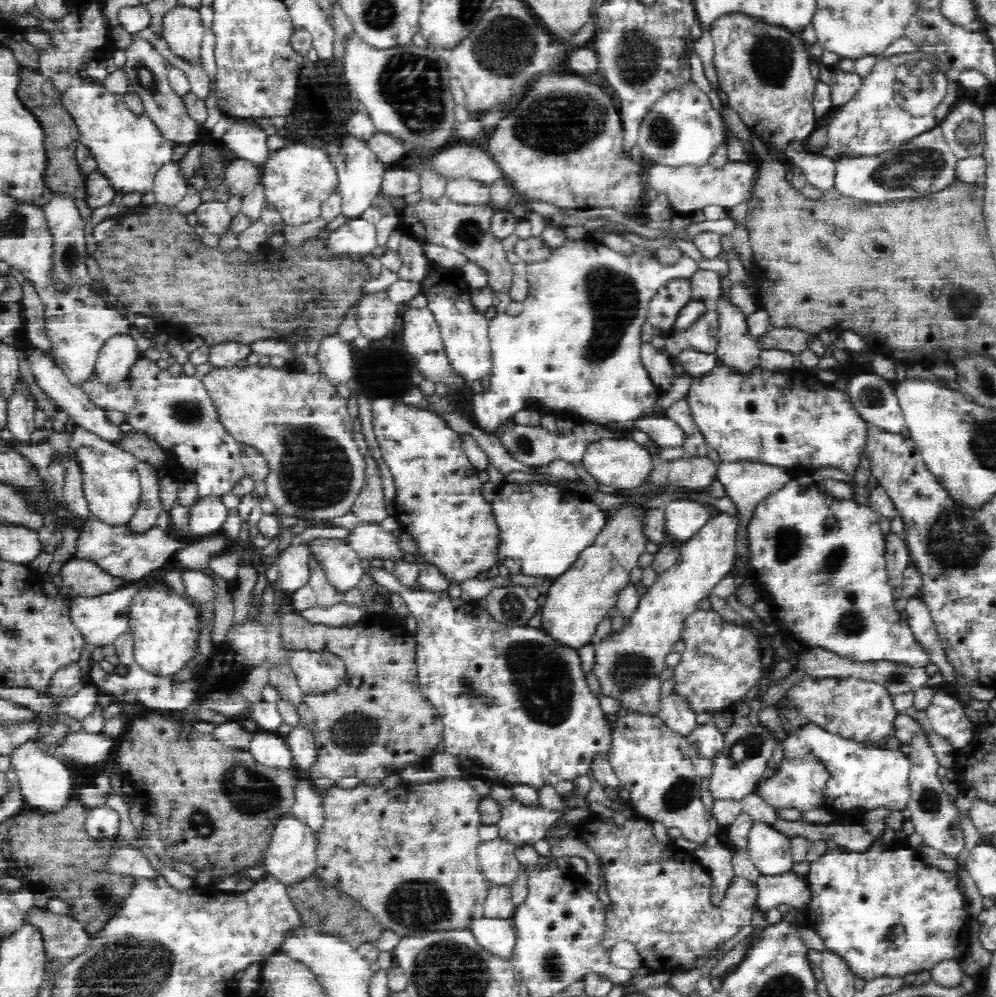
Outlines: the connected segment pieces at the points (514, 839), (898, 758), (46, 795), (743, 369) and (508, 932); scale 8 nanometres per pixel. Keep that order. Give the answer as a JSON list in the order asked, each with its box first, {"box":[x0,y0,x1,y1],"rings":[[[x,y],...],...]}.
[{"box":[494,798,572,847],"rings":[[[513,798],[494,800],[494,803],[500,807],[500,819],[495,824],[498,837],[517,847],[532,846],[544,839],[556,820],[562,819],[572,809],[550,810],[535,804],[526,806]]]},{"box":[782,721,911,825],"rings":[[[807,721],[800,725],[796,732],[784,738],[782,752],[786,759],[814,759],[824,767],[828,780],[820,794],[820,808],[825,809],[836,822],[845,821],[852,825],[864,825],[864,816],[877,809],[886,809],[886,813],[902,812],[909,808],[911,792],[909,789],[910,760],[900,750],[888,750],[883,746],[876,747],[863,741],[846,740],[844,737],[827,732],[819,724]]]},{"box":[10,741,74,815],"rings":[[[29,741],[10,756],[11,765],[20,782],[20,792],[24,796],[28,811],[34,811],[40,815],[52,815],[60,812],[74,798],[74,780],[72,769],[59,756],[48,756],[38,750],[34,742]]]},{"box":[715,288,759,376],"rings":[[[730,288],[723,289],[722,300],[717,309],[720,316],[720,331],[715,350],[721,366],[733,370],[738,376],[752,375],[759,366],[759,345],[748,335],[746,316],[730,302]]]},{"box":[471,918,516,960],"rings":[[[479,918],[471,924],[472,934],[484,949],[504,960],[512,956],[516,946],[516,929],[511,919]]]}]

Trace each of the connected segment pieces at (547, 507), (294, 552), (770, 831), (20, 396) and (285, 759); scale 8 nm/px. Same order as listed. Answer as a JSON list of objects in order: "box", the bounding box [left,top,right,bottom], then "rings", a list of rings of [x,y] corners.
[{"box":[491,482,607,580],"rings":[[[504,482],[500,492],[491,502],[492,513],[500,527],[500,547],[498,564],[505,564],[511,574],[526,576],[547,576],[554,580],[564,574],[576,562],[579,554],[592,544],[604,528],[607,512],[601,510],[588,498],[568,490],[560,490],[554,485],[542,482]]]},{"box":[275,545,309,593],"rings":[[[305,545],[284,549],[275,563],[278,566],[277,588],[293,593],[309,584],[309,551]]]},{"box":[746,822,792,876],"rings":[[[765,822],[752,824],[746,848],[761,876],[781,876],[792,871],[790,839]]]},{"box":[7,373,38,444],"rings":[[[19,373],[14,383],[14,392],[7,400],[8,426],[16,443],[27,444],[30,435],[36,430],[34,414],[38,410],[36,398],[32,395],[31,387],[26,377]]]},{"box":[248,729,296,770],"rings":[[[253,729],[248,752],[258,764],[267,768],[281,770],[296,768],[291,749],[286,744],[284,736],[278,734]]]}]

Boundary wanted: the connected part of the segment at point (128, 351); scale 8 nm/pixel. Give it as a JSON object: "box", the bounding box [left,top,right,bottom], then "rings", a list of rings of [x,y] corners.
{"box":[95,333,141,383],"rings":[[[117,333],[110,336],[98,351],[95,371],[104,383],[115,383],[122,380],[130,365],[141,352],[131,334]]]}

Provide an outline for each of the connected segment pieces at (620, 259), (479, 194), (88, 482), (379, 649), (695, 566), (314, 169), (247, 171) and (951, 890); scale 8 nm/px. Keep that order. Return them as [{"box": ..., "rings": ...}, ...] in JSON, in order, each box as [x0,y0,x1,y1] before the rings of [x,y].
[{"box":[472,239,698,434],"rings":[[[566,239],[560,246],[552,249],[552,256],[548,256],[542,262],[532,262],[526,265],[526,273],[528,278],[528,296],[524,300],[524,308],[518,316],[509,316],[506,313],[496,313],[496,316],[488,320],[488,339],[490,340],[492,370],[490,372],[487,388],[483,392],[473,395],[472,399],[472,423],[479,427],[482,432],[486,434],[494,434],[496,429],[508,420],[514,418],[514,415],[530,406],[536,406],[542,415],[549,416],[569,416],[576,421],[588,421],[602,426],[607,426],[612,422],[620,423],[626,420],[638,420],[638,418],[660,418],[666,416],[666,410],[658,406],[658,400],[664,392],[660,391],[658,387],[650,379],[648,371],[644,368],[641,361],[640,345],[642,326],[646,322],[647,310],[649,308],[652,296],[658,292],[658,288],[664,287],[672,280],[679,278],[689,279],[698,270],[698,264],[687,255],[684,255],[676,264],[662,265],[659,262],[656,250],[648,250],[642,246],[631,244],[632,252],[630,254],[622,255],[614,252],[598,242],[592,242],[588,239],[572,240]]]},{"box":[445,177,490,205],"rings":[[[470,177],[448,179],[445,195],[452,202],[461,205],[486,205],[490,200],[489,186]]]},{"box":[69,425,141,526],"rings":[[[77,425],[70,438],[69,450],[80,463],[82,488],[88,503],[89,515],[110,526],[126,525],[140,502],[141,486],[135,456],[104,440],[95,432],[88,432]]]},{"box":[268,612,443,782],"rings":[[[299,612],[285,613],[283,618],[283,635],[284,644],[292,645],[293,649],[308,649],[310,651],[328,651],[333,655],[340,657],[345,664],[345,679],[341,681],[335,689],[329,690],[325,693],[317,693],[316,695],[308,695],[301,691],[300,685],[297,683],[295,674],[289,669],[288,666],[280,666],[268,670],[268,682],[276,690],[278,690],[280,696],[284,700],[292,701],[296,711],[298,711],[299,723],[302,727],[310,729],[314,736],[314,743],[316,744],[316,760],[314,764],[310,766],[304,772],[299,773],[301,778],[306,778],[309,782],[318,780],[318,778],[329,778],[330,780],[340,781],[344,777],[356,777],[364,781],[369,778],[378,778],[383,780],[389,776],[400,774],[402,770],[408,768],[408,766],[421,766],[428,765],[432,754],[436,752],[436,748],[443,742],[443,722],[440,718],[438,710],[424,698],[420,686],[418,686],[418,678],[416,678],[416,657],[417,643],[414,641],[414,637],[407,635],[408,631],[397,620],[388,615],[367,614],[362,621],[353,624],[352,626],[342,626],[340,628],[332,628],[324,626],[322,624],[312,624]]]},{"box":[594,511,740,716],"rings":[[[720,511],[710,516],[704,526],[680,546],[677,561],[640,597],[638,608],[628,626],[617,633],[594,641],[594,673],[600,681],[602,695],[618,700],[621,707],[634,709],[646,716],[659,714],[661,700],[660,673],[666,668],[665,658],[679,640],[683,618],[697,609],[699,600],[710,596],[713,588],[731,572],[736,536],[740,531],[740,514]]]},{"box":[264,142,337,226],"rings":[[[287,142],[265,160],[264,198],[280,211],[286,225],[300,226],[321,215],[321,204],[336,190],[337,170],[329,154],[304,143]]]},{"box":[223,158,259,197],"rings":[[[232,158],[223,170],[224,182],[228,184],[230,194],[245,197],[254,190],[259,180],[257,165],[252,161]]]},{"box":[806,842,971,981],"rings":[[[874,842],[866,852],[848,852],[846,850],[827,847],[823,855],[811,862],[811,868],[808,872],[806,883],[810,889],[811,902],[807,906],[806,920],[808,925],[814,929],[822,940],[828,951],[836,953],[842,957],[850,970],[865,981],[872,980],[879,976],[899,976],[904,977],[907,974],[929,971],[941,960],[956,959],[958,961],[968,952],[968,925],[971,918],[967,916],[963,909],[963,896],[959,876],[955,872],[942,872],[933,866],[926,865],[921,861],[914,850],[884,850],[886,845]]]}]

